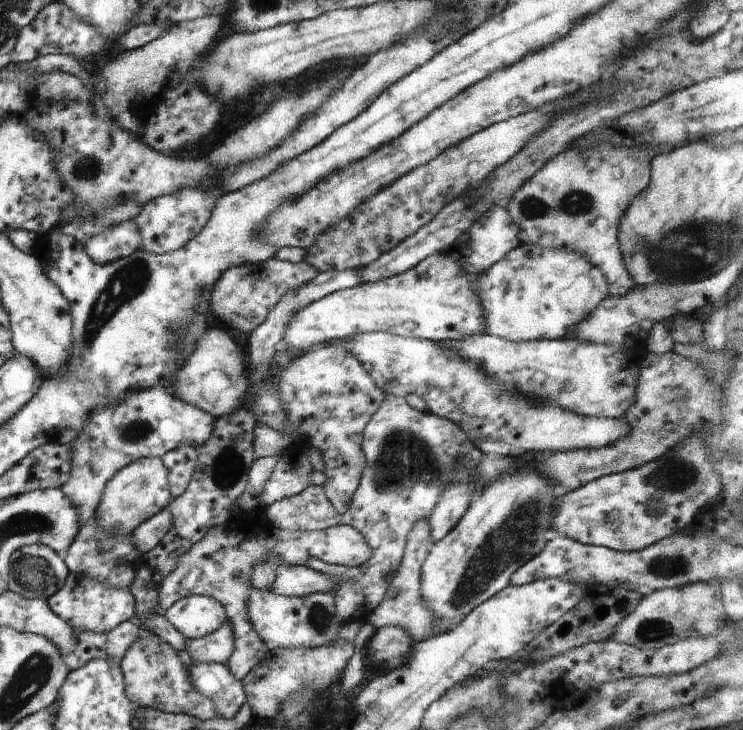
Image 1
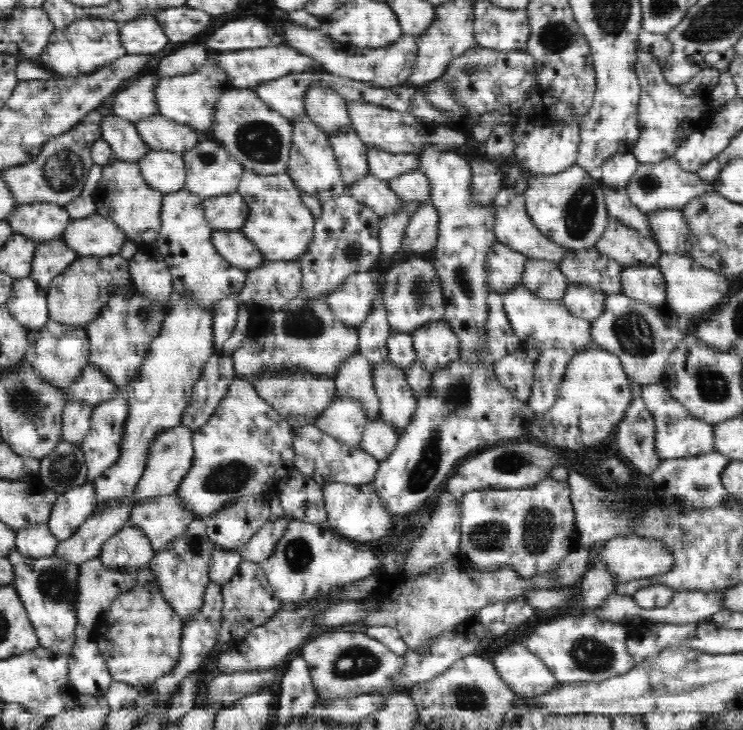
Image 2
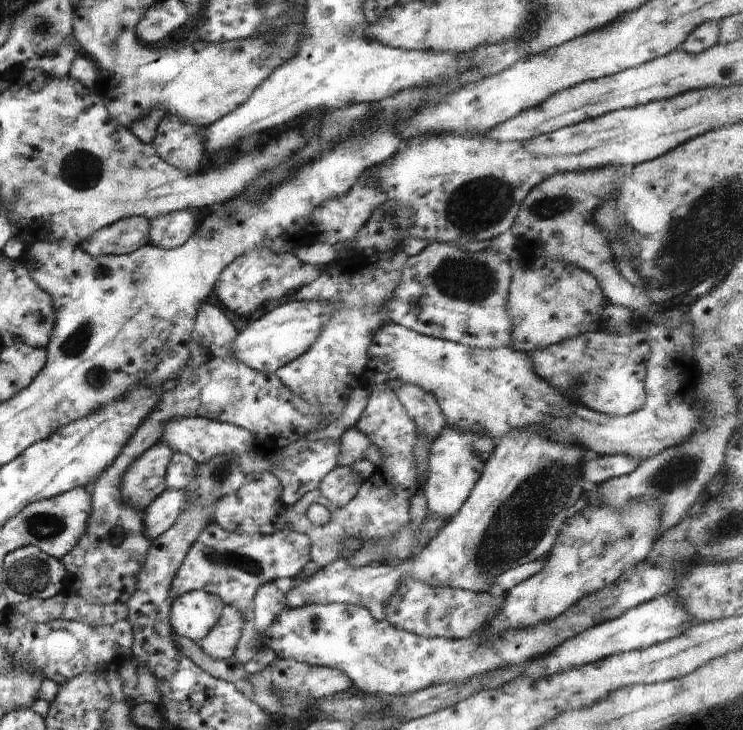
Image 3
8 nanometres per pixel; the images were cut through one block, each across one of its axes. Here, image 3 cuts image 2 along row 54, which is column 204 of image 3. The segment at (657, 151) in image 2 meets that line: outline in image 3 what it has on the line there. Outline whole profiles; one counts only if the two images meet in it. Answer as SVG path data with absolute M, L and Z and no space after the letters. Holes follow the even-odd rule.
M225 605L218 624L197 644L210 658L226 660L234 654L244 623L243 613L233 606Z

